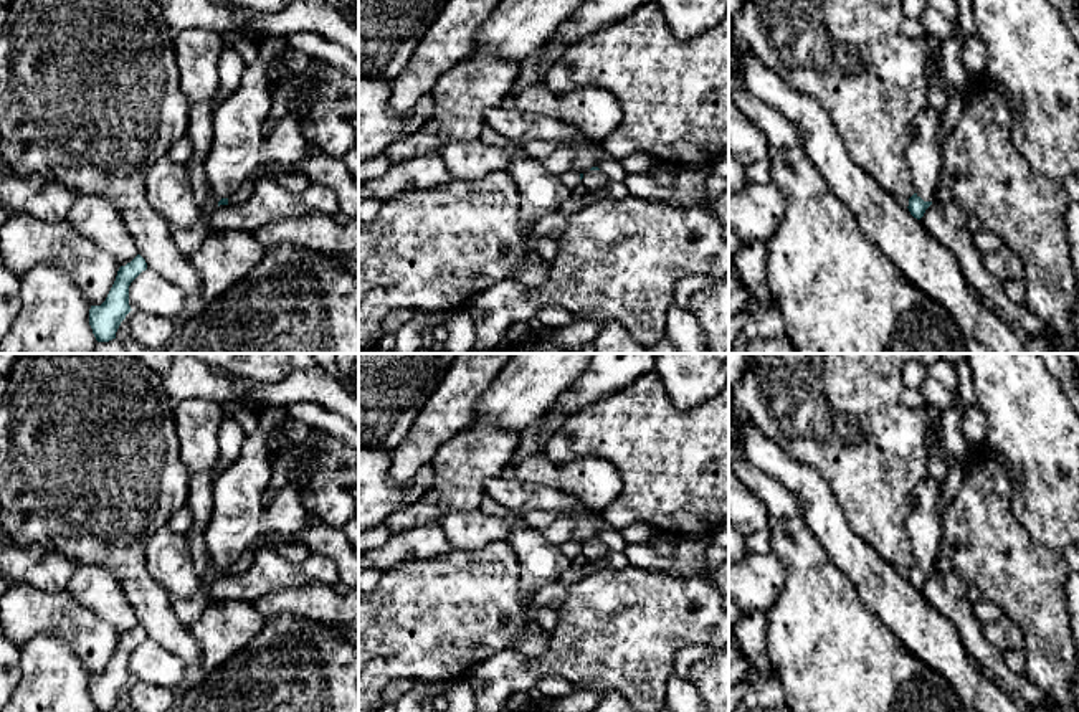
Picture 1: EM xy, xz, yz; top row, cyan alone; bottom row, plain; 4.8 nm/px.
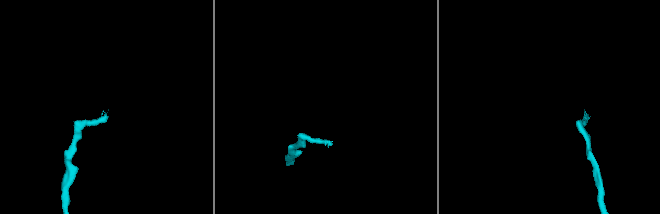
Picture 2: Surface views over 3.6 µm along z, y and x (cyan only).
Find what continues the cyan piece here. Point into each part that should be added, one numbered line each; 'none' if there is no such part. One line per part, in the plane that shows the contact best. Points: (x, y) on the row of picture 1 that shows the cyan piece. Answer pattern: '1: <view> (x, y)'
1: yz (924, 154)

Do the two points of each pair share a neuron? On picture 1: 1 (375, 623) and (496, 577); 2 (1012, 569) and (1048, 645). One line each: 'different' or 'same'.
1: same
2: same

